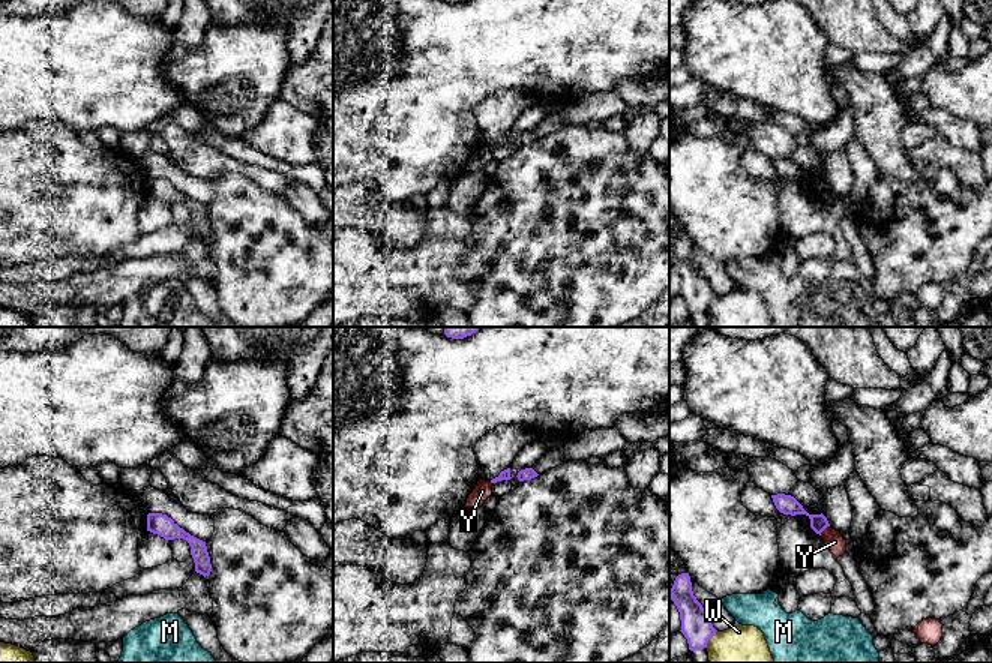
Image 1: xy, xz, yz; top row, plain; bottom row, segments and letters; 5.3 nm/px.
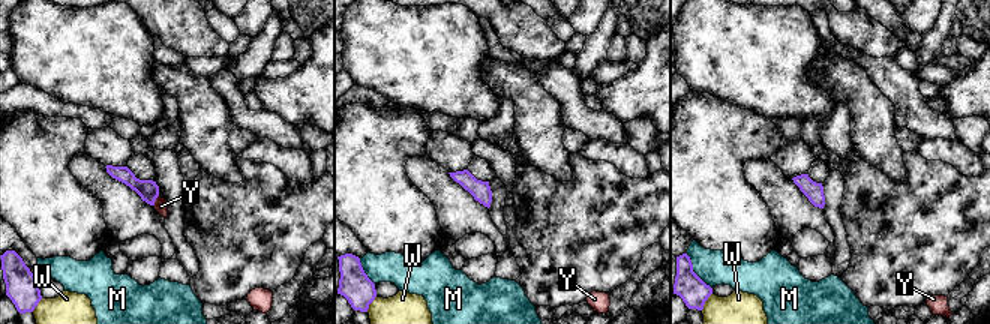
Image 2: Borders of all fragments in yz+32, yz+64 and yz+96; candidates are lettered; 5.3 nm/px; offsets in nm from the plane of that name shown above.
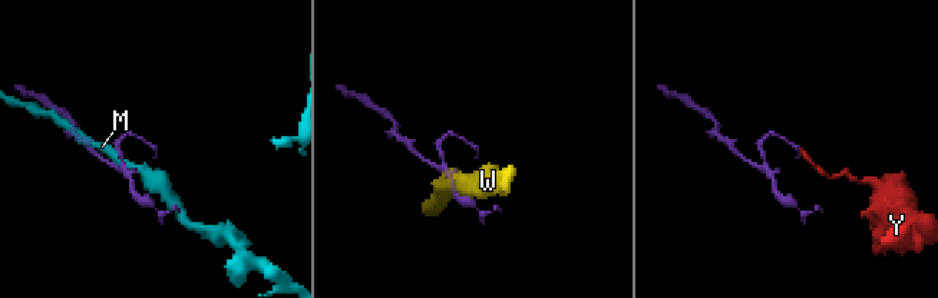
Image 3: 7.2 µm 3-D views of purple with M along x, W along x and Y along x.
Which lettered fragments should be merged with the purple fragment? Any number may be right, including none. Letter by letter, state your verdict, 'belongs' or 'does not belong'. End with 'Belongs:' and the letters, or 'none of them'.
M: does not belong
W: does not belong
Y: does not belong
Belongs: none of them

